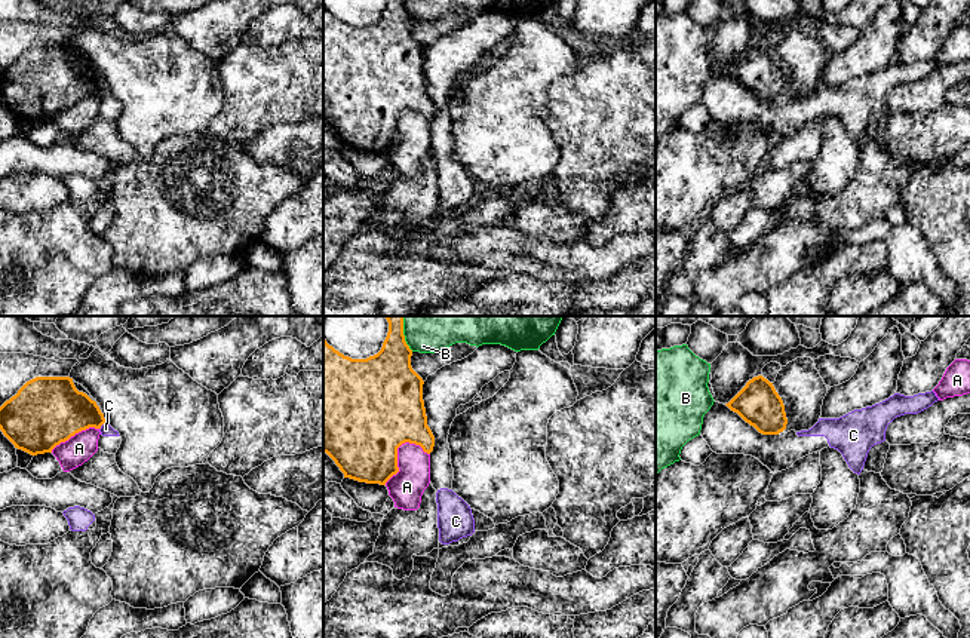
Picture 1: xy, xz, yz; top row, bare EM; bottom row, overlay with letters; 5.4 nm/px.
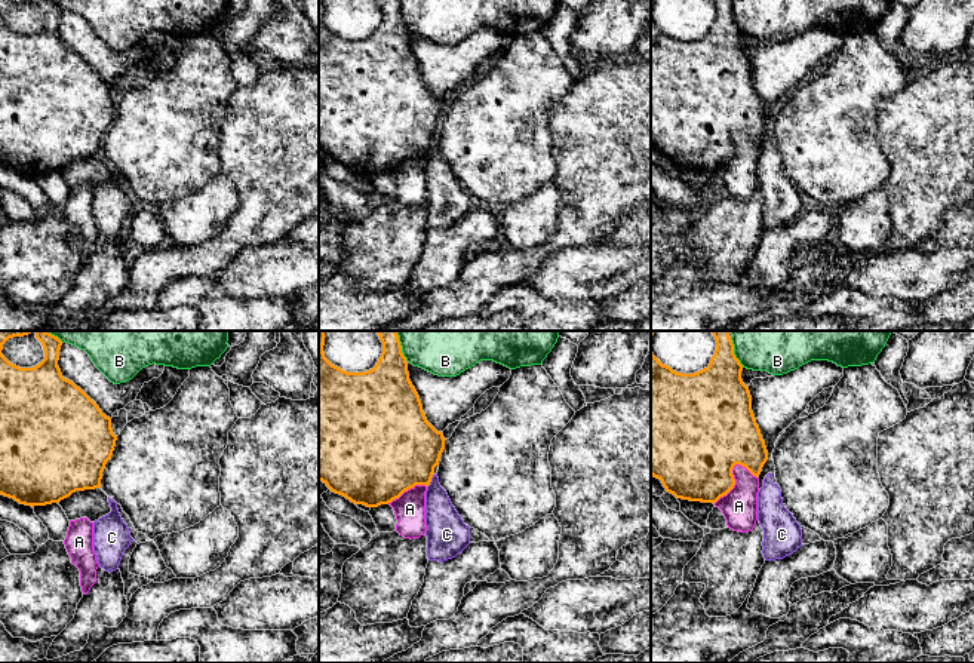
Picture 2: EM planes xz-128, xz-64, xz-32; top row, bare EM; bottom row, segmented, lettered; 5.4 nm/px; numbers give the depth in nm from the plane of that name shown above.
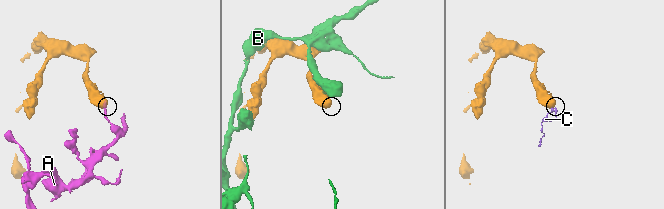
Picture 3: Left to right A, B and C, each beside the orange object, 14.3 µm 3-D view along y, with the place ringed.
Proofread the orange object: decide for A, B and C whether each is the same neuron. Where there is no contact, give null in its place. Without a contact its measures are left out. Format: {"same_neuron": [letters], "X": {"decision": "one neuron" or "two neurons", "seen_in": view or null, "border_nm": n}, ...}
{"same_neuron": [], "A": {"decision": "two neurons", "seen_in": "xz", "border_nm": 300}, "B": {"decision": "two neurons", "seen_in": "xz", "border_nm": 120}, "C": {"decision": "two neurons", "seen_in": "xy", "border_nm": 50}}

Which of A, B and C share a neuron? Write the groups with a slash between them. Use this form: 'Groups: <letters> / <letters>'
Groups: A / B / C

